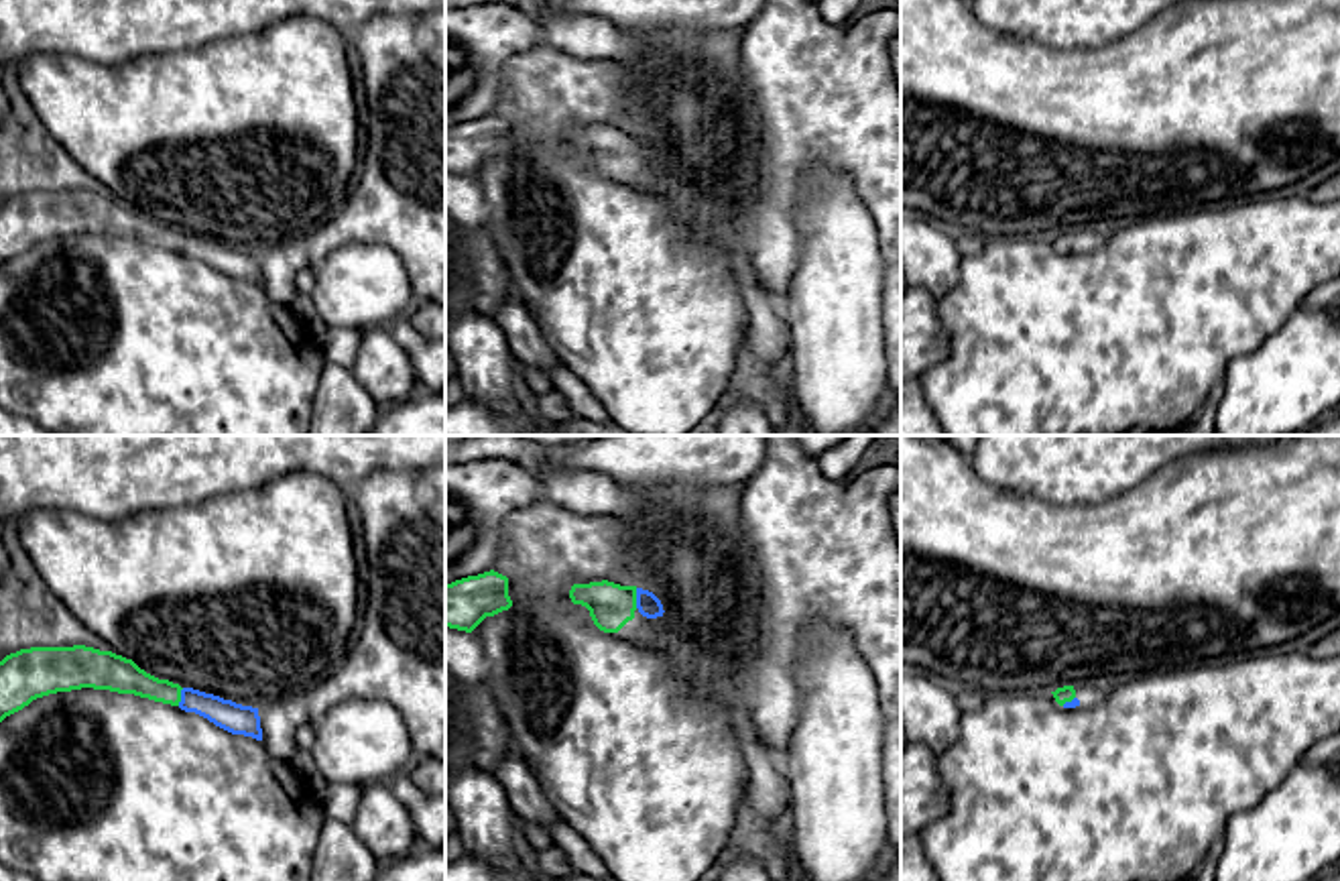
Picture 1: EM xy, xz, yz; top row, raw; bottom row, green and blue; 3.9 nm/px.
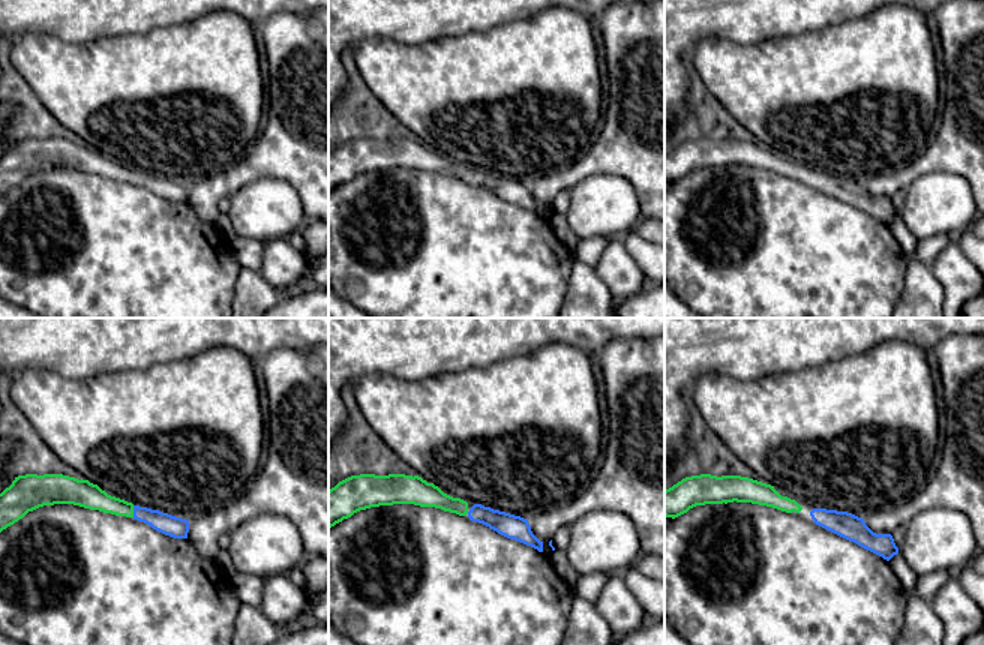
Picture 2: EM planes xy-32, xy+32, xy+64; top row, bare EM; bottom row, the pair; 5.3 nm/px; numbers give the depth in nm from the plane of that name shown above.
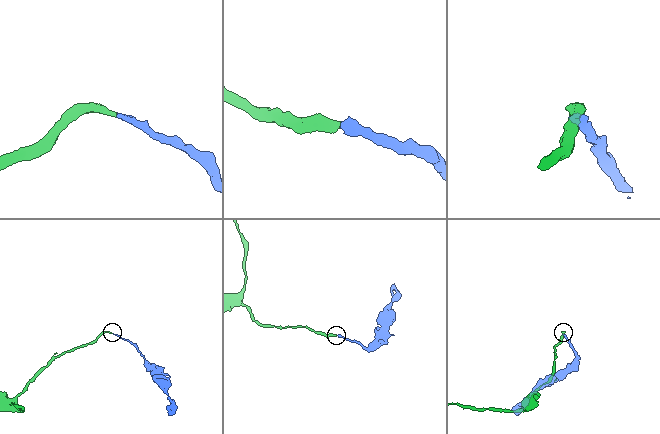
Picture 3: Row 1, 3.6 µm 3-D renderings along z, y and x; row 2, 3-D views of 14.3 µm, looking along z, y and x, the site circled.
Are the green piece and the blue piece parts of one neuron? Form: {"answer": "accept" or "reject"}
{"answer": "accept"}

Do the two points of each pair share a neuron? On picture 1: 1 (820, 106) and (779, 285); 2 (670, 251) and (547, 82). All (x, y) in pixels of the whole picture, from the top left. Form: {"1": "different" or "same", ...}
{"1": "same", "2": "same"}

